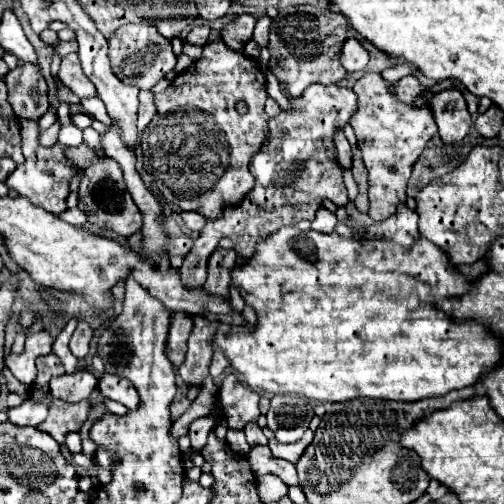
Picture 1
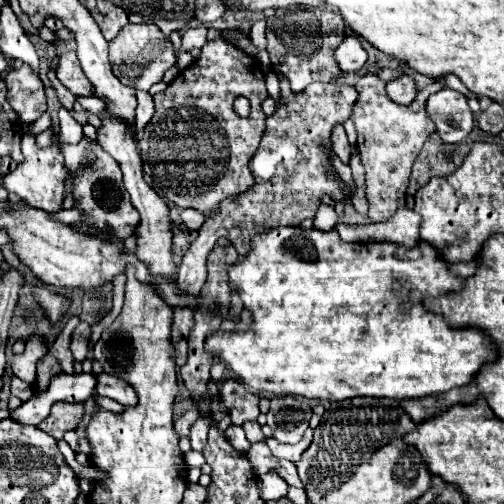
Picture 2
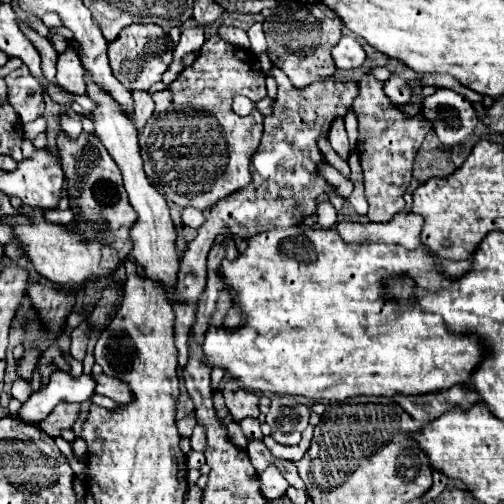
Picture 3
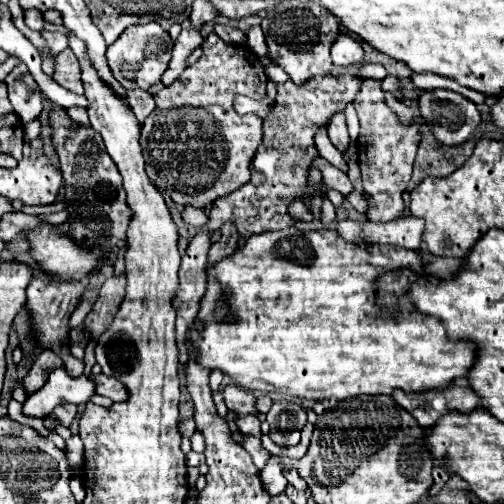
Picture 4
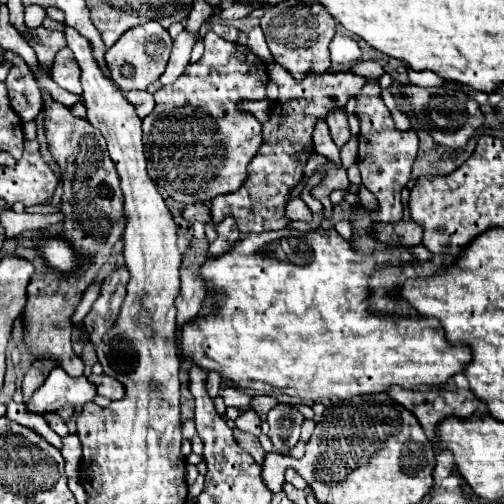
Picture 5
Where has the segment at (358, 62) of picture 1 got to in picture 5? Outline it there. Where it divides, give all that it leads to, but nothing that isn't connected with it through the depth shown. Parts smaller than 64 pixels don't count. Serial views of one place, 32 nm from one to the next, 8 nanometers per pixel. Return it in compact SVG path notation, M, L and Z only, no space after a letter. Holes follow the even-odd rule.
M336 34L332 38L330 54L332 54L334 64L352 64L352 62L360 62L360 58L362 58L362 50L360 50L358 42L344 34Z

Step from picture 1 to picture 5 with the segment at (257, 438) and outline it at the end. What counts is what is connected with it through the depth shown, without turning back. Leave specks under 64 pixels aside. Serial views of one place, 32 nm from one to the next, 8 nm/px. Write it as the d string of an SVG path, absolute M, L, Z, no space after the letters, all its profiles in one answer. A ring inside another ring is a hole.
M246 412L236 420L236 428L250 432L254 436L260 436L260 418L256 412Z

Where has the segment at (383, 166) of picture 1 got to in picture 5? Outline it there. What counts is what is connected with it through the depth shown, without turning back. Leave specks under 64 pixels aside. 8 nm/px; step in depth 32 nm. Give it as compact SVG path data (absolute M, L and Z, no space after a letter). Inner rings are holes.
M362 88L356 96L356 114L360 118L360 134L358 134L358 168L362 174L362 184L376 196L378 208L370 212L372 220L382 222L398 222L402 220L402 200L400 192L410 180L412 164L418 152L418 134L416 130L398 130L390 110L382 102L380 88Z

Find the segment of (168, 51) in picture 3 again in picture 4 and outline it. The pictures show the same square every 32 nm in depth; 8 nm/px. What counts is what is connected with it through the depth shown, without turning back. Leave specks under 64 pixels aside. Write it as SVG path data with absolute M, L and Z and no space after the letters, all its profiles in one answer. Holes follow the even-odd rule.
M136 24L136 26L128 26L120 38L108 46L108 64L110 70L114 74L114 78L126 88L140 88L140 90L148 90L152 84L156 84L160 80L160 76L164 74L164 70L168 68L170 62L170 52L172 52L172 40L168 36L168 32L156 24Z

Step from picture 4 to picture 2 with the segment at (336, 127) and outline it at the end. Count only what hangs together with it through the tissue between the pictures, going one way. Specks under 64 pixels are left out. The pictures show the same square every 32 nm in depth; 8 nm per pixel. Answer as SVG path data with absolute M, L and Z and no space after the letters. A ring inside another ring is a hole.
M342 126L336 128L336 132L332 132L332 148L334 148L334 154L344 164L350 162L350 144L348 144L348 138L346 138L346 132Z

